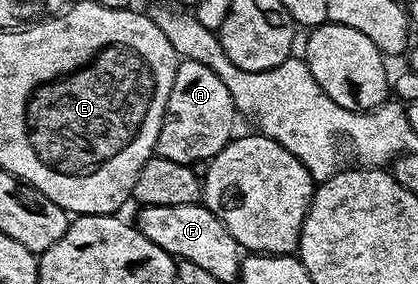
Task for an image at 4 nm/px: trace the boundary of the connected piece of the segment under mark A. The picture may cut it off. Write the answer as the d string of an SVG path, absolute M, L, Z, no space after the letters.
M181 60L168 96L162 125L156 140L156 153L162 159L193 166L196 160L211 161L233 140L232 124L238 121L236 104L226 91L226 83L202 63Z

